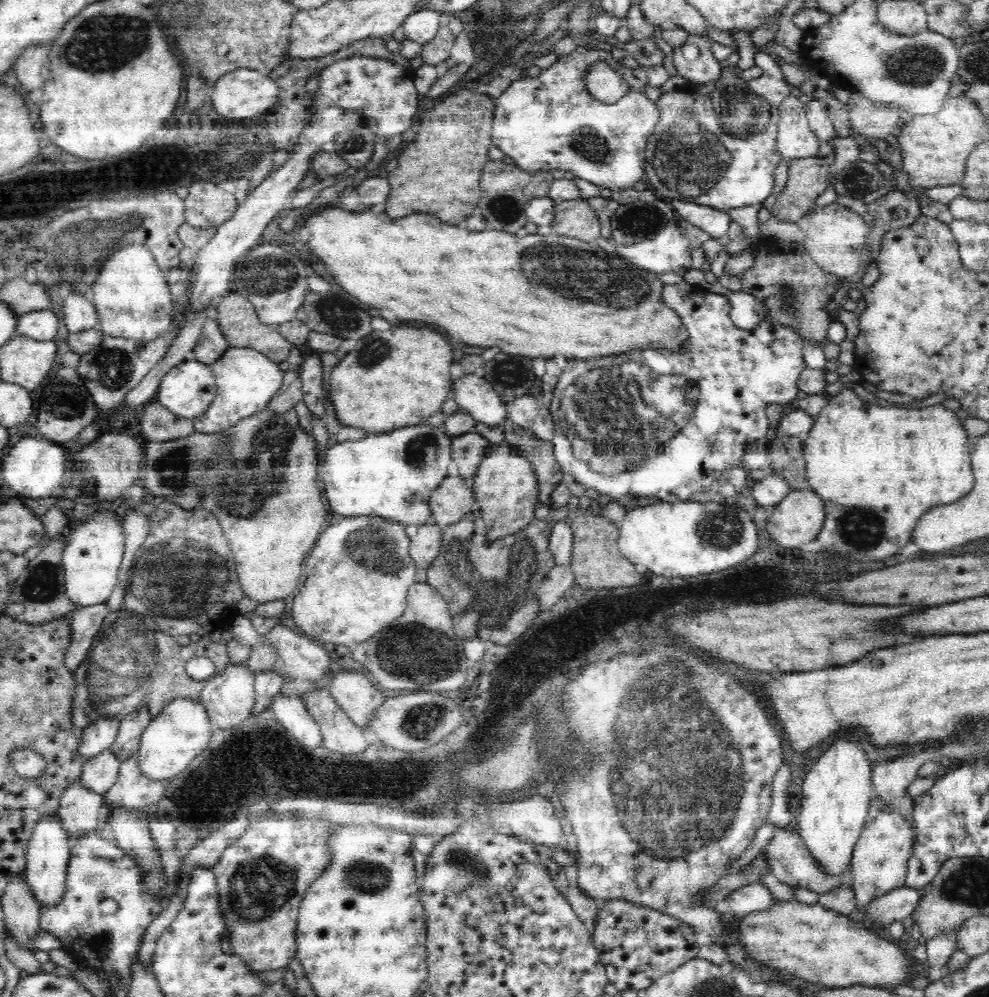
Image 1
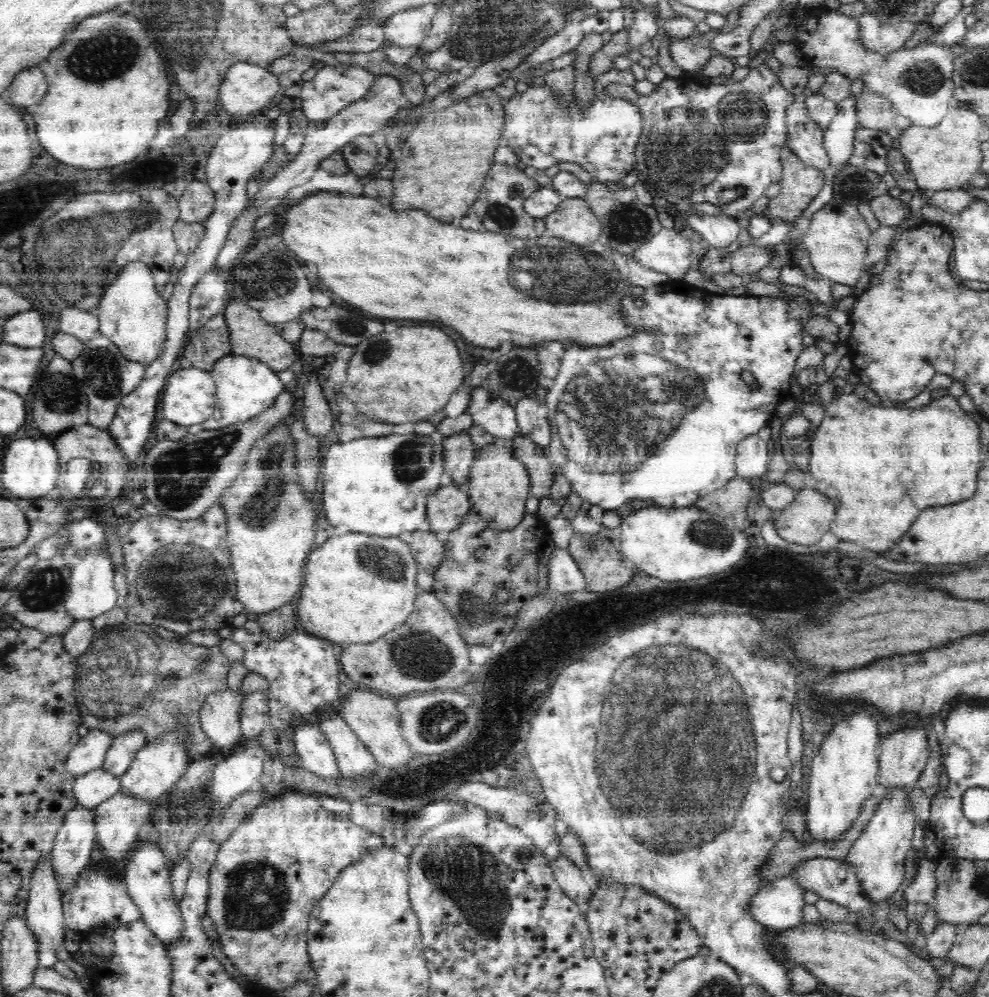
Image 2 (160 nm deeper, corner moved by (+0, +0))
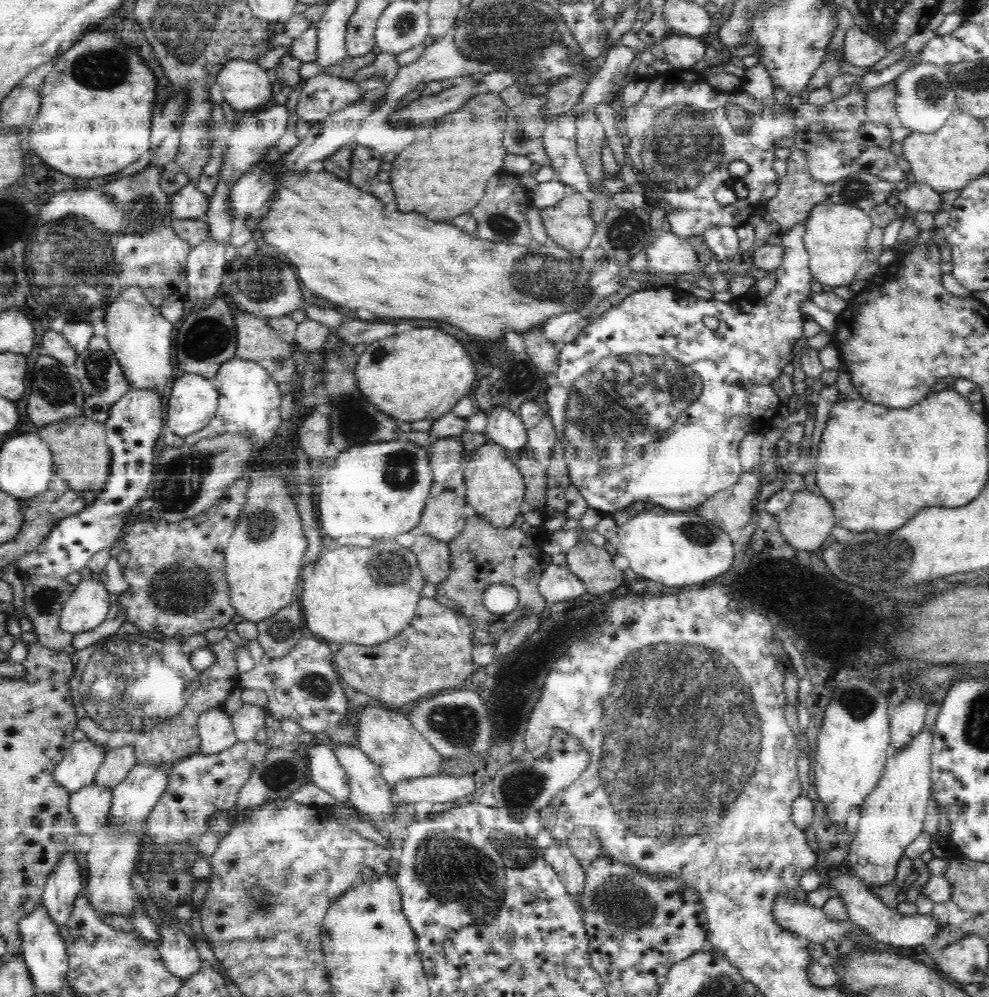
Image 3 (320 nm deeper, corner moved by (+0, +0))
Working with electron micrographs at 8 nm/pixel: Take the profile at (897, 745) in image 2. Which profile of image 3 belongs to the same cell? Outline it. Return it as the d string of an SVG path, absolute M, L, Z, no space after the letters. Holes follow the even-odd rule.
M922 696L906 698L897 705L889 705L891 751L905 747L918 731L925 728L926 713L927 703Z

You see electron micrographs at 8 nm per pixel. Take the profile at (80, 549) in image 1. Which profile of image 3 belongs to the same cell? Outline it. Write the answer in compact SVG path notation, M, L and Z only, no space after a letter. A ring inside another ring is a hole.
M91 574L82 578L64 603L59 618L60 628L70 634L88 632L107 618L111 604L110 593L101 580Z

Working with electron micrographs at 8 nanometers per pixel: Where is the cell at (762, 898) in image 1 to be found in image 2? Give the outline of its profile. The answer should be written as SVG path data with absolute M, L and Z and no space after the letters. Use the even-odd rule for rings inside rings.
M794 875L766 881L750 902L752 917L774 932L788 931L805 924L804 887Z

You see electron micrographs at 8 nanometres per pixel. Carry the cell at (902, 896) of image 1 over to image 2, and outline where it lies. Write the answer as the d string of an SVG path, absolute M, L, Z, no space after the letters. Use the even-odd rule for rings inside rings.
M919 856L916 866L917 877L905 888L903 898L907 902L923 902L929 908L936 902L936 864Z

